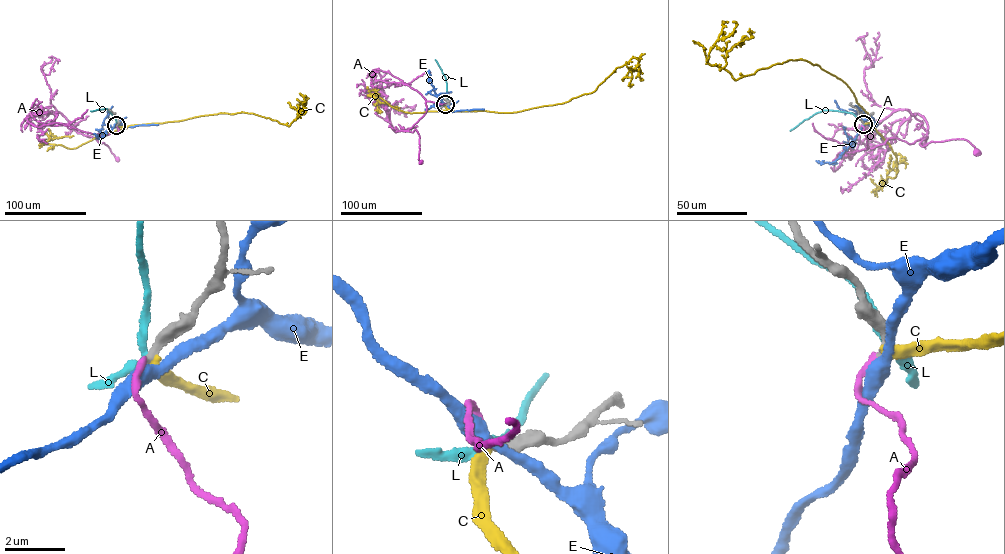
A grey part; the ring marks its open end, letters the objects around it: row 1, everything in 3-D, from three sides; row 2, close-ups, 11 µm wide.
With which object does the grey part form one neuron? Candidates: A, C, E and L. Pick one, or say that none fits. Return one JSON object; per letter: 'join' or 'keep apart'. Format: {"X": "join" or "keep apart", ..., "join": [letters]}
{"A": "join", "C": "keep apart", "E": "keep apart", "L": "keep apart", "join": ["A"]}

